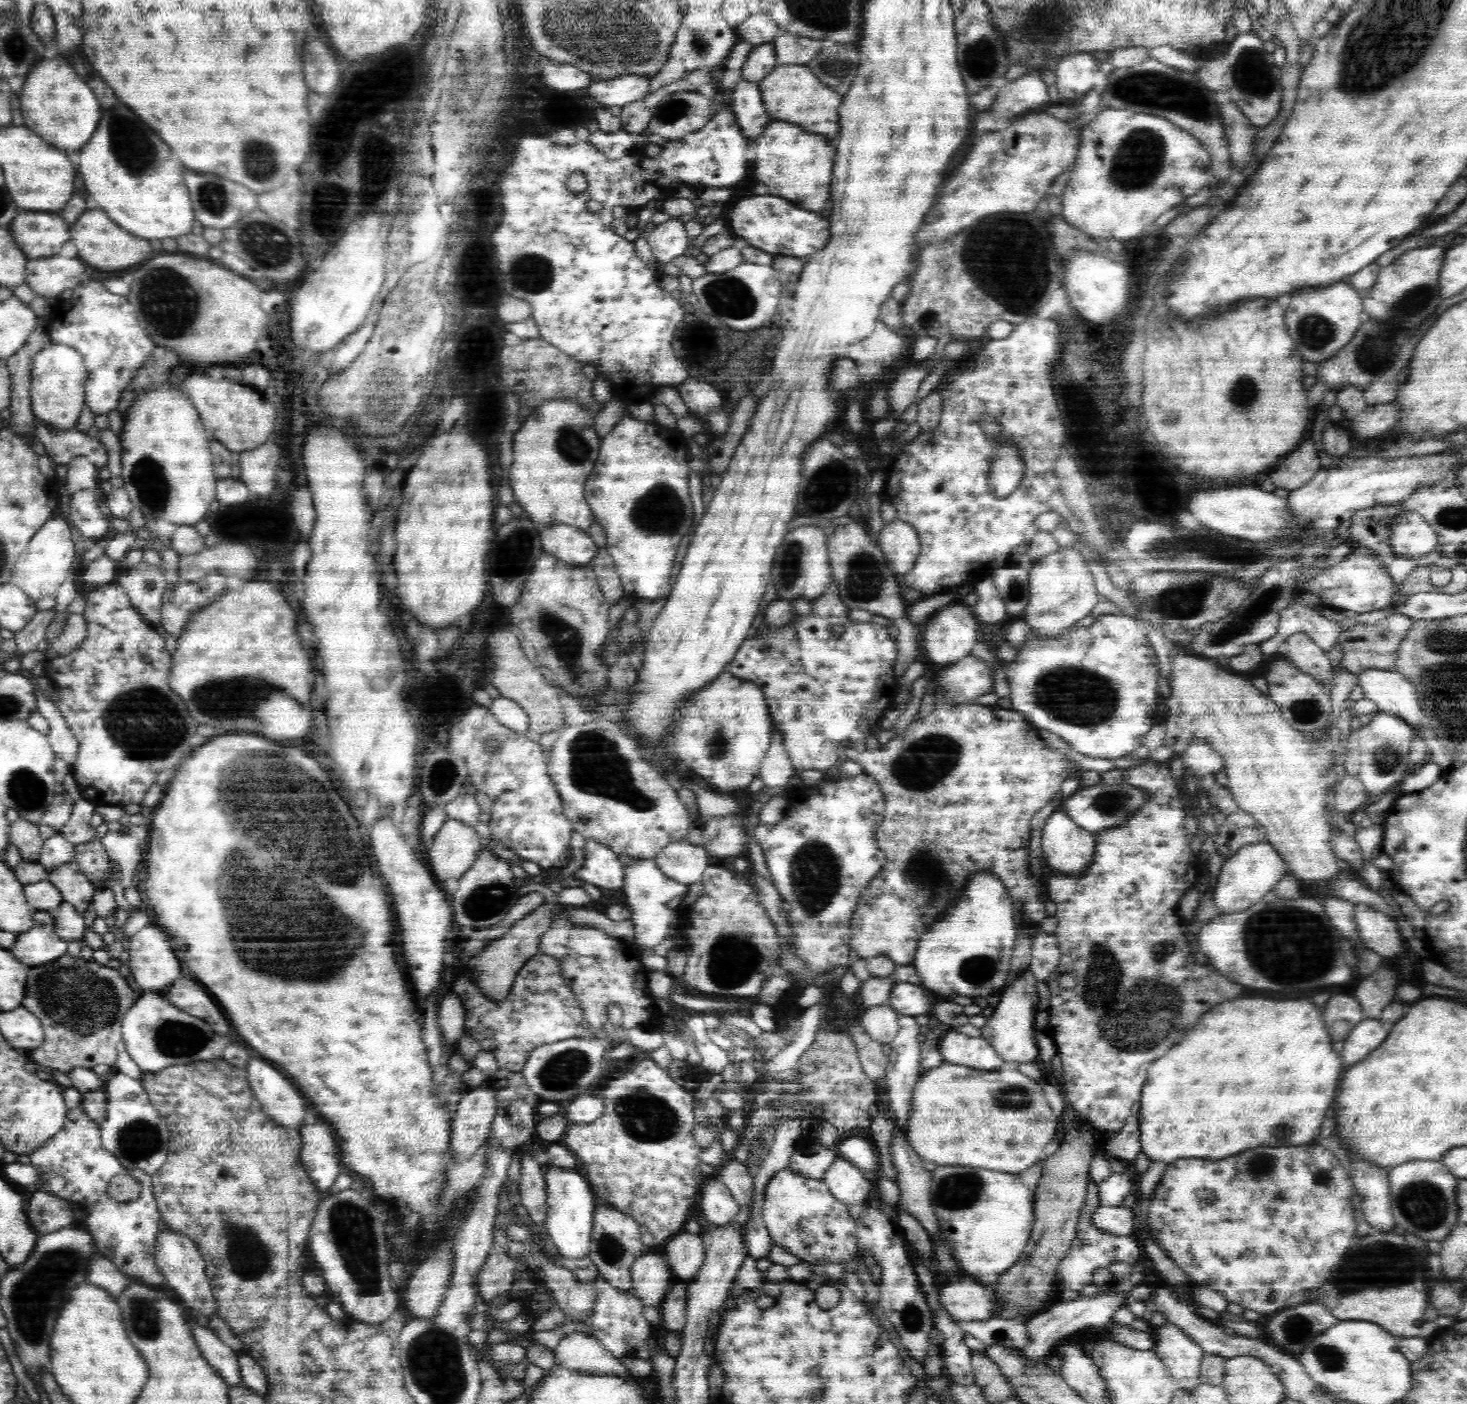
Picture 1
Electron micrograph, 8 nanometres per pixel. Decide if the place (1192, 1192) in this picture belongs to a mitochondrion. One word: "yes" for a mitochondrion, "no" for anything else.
no

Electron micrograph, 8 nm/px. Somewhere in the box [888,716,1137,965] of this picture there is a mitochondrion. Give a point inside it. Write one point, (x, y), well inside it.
(923, 764)

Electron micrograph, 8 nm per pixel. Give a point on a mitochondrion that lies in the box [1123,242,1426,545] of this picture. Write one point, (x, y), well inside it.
(1371, 352)

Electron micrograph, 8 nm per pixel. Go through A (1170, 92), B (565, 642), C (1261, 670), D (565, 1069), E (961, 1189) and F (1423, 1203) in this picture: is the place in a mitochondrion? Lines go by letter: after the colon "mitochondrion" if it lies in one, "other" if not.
A: mitochondrion
B: mitochondrion
C: other
D: mitochondrion
E: mitochondrion
F: mitochondrion

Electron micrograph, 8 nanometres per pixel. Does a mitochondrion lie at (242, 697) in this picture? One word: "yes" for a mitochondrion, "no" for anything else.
yes

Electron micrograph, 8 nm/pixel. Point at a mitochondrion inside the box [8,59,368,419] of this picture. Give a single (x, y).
(170, 303)

